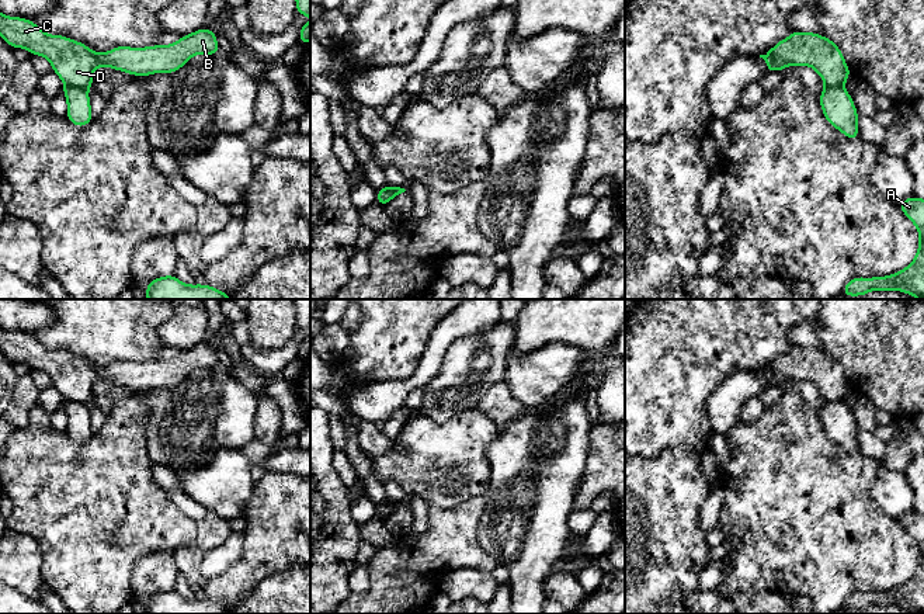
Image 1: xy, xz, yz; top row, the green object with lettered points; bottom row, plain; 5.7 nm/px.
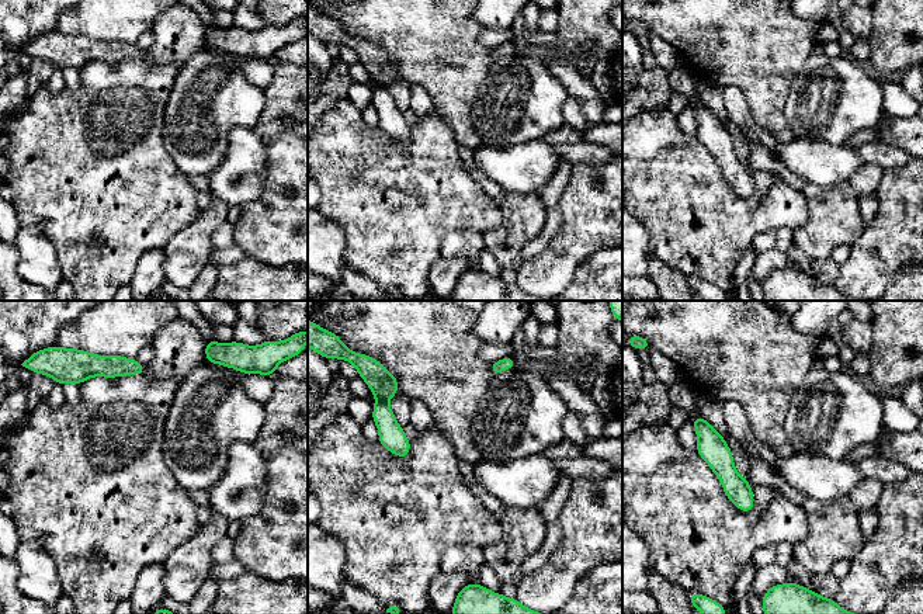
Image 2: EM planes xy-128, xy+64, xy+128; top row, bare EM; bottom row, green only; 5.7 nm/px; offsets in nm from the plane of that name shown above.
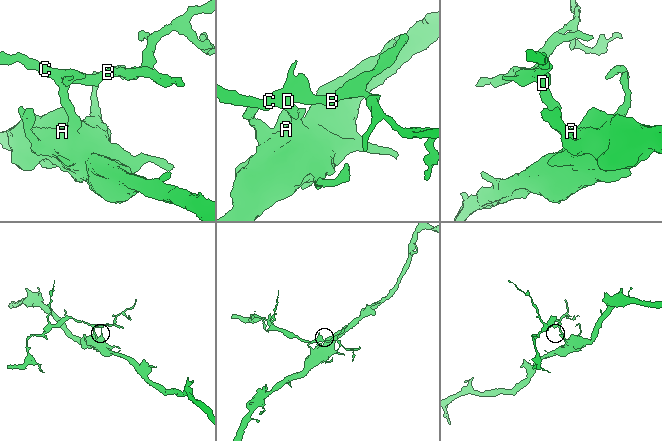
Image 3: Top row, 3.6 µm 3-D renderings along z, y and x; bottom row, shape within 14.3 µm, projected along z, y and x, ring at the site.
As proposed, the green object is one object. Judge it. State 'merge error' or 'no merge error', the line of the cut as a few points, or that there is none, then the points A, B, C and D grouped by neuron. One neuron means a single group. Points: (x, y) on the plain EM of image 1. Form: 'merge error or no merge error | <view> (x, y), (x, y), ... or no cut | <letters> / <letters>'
merge error | xy (65, 399), (86, 405) | A / B C D

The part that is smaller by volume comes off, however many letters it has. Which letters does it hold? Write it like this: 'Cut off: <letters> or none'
Cut off: B, C, D

